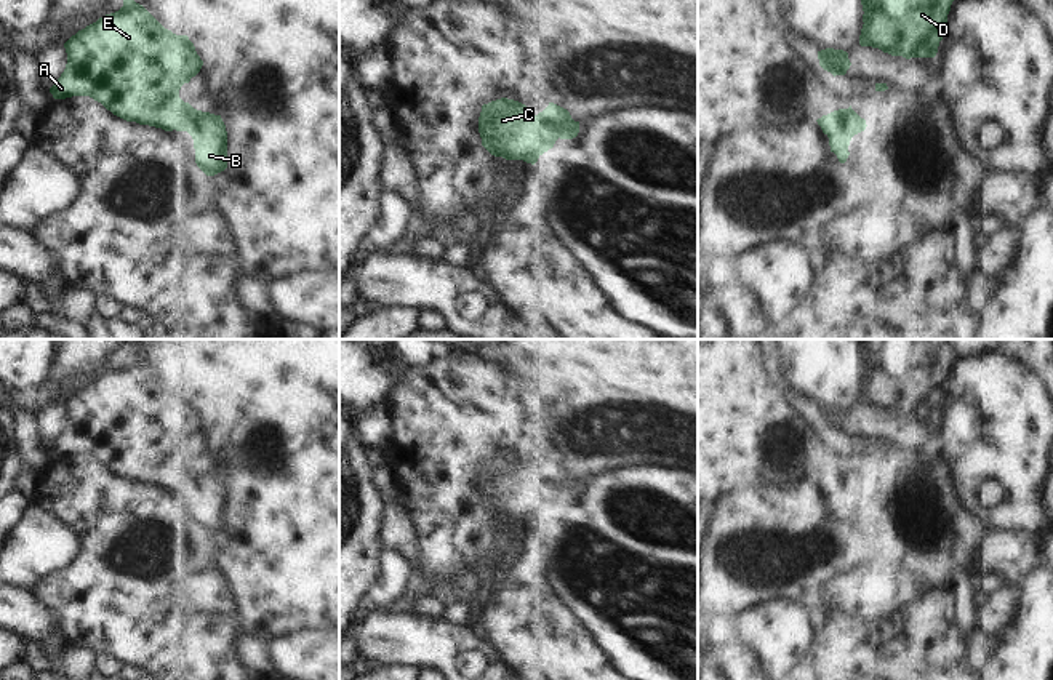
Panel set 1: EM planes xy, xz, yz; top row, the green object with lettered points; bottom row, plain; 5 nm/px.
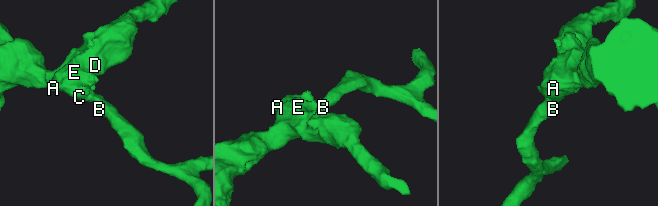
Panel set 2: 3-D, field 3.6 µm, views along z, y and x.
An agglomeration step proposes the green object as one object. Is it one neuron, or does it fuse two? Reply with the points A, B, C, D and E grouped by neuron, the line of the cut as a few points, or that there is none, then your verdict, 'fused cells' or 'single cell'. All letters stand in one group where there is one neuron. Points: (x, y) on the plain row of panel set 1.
A B C D E; no cut; single cell

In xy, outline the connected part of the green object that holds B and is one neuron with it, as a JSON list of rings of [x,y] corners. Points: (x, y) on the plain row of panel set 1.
[[[123,352],[123,365],[118,370],[78,389],[64,406],[66,427],[50,446],[54,458],[90,454],[126,480],[165,490],[187,490],[194,498],[195,522],[206,534],[227,526],[227,490],[221,474],[197,469],[179,456],[181,445],[203,424],[187,394],[165,387],[130,352]]]

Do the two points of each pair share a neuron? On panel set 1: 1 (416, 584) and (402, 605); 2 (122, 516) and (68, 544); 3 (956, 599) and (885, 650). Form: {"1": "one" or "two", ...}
{"1": "one", "2": "two", "3": "one"}

